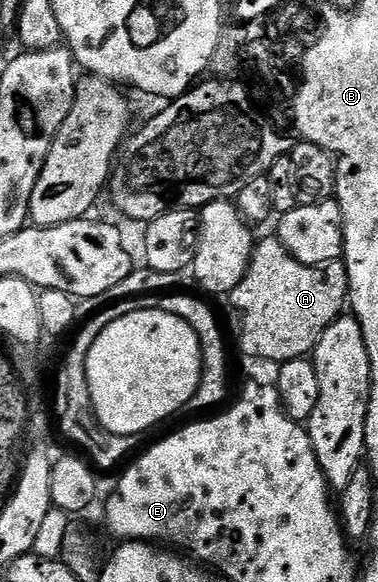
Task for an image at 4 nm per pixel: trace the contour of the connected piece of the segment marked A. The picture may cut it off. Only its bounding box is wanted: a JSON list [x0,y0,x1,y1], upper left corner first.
[230,236,348,364]

